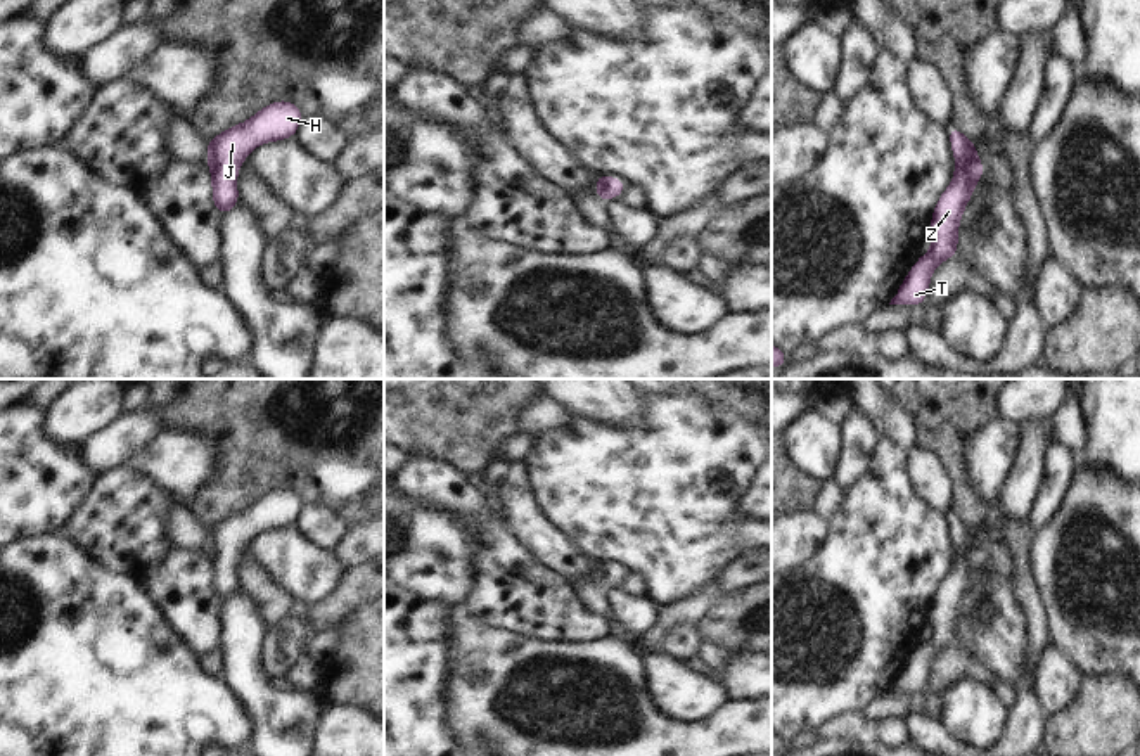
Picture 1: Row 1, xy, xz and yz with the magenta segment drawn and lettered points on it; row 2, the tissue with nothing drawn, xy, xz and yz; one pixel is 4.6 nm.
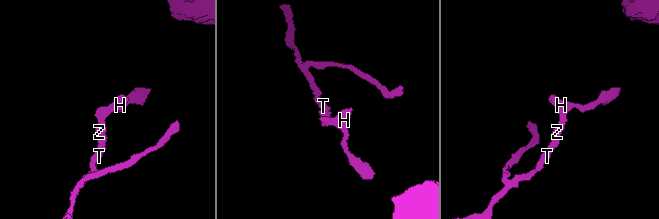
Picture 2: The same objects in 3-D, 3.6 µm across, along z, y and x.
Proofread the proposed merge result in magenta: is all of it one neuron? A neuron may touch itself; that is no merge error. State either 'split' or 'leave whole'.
leave whole

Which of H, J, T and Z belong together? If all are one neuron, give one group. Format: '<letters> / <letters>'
H J T Z

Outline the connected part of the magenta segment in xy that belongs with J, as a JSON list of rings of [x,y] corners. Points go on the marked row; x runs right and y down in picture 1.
[[[277,100],[253,114],[246,123],[234,125],[208,142],[206,157],[213,180],[211,197],[220,218],[239,204],[239,175],[235,171],[246,161],[249,152],[261,144],[294,138],[303,118],[304,114],[294,102]]]

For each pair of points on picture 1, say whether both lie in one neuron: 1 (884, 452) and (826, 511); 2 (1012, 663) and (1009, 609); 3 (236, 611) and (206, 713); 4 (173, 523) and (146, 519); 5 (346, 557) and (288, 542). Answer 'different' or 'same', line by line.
1: different
2: same
3: different
4: different
5: different

